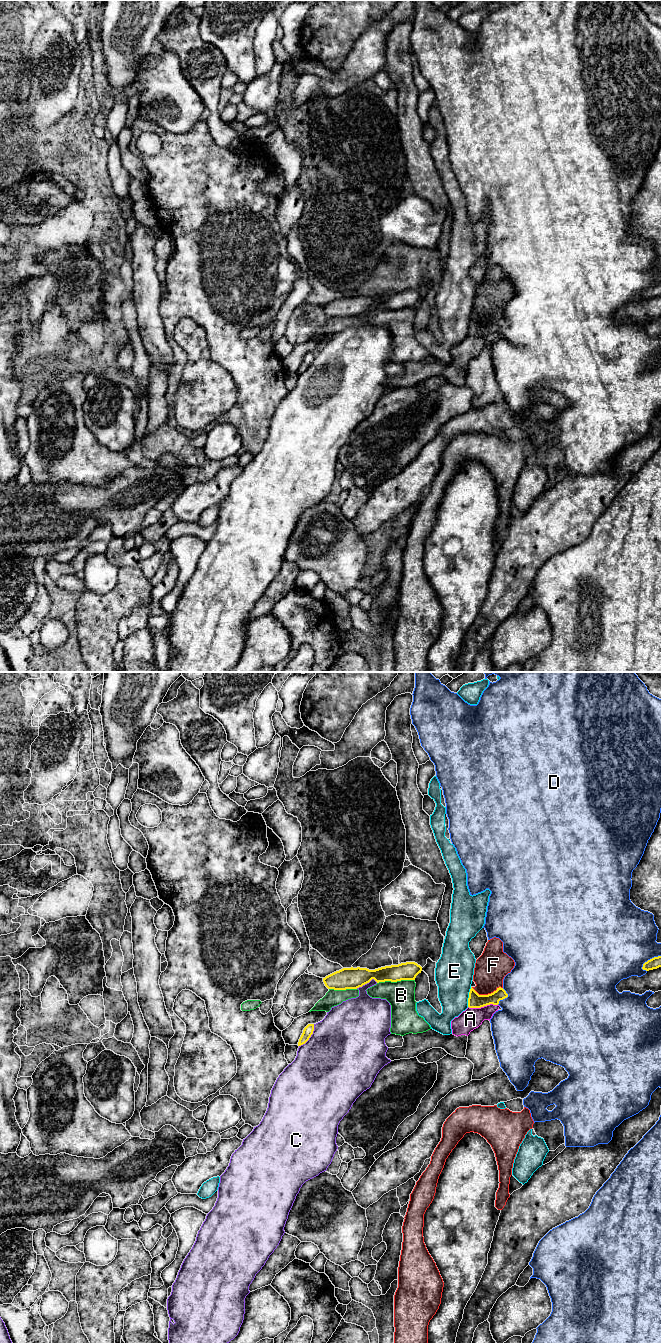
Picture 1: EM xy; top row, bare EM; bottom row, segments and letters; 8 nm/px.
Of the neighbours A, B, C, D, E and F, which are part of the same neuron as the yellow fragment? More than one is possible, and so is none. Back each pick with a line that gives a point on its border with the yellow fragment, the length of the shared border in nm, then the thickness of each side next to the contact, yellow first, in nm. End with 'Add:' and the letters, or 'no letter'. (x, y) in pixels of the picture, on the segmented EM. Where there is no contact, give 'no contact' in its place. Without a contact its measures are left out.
Add: no letter

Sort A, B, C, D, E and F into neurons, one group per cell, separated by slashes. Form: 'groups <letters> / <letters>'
groups A / B / C / D / E / F

